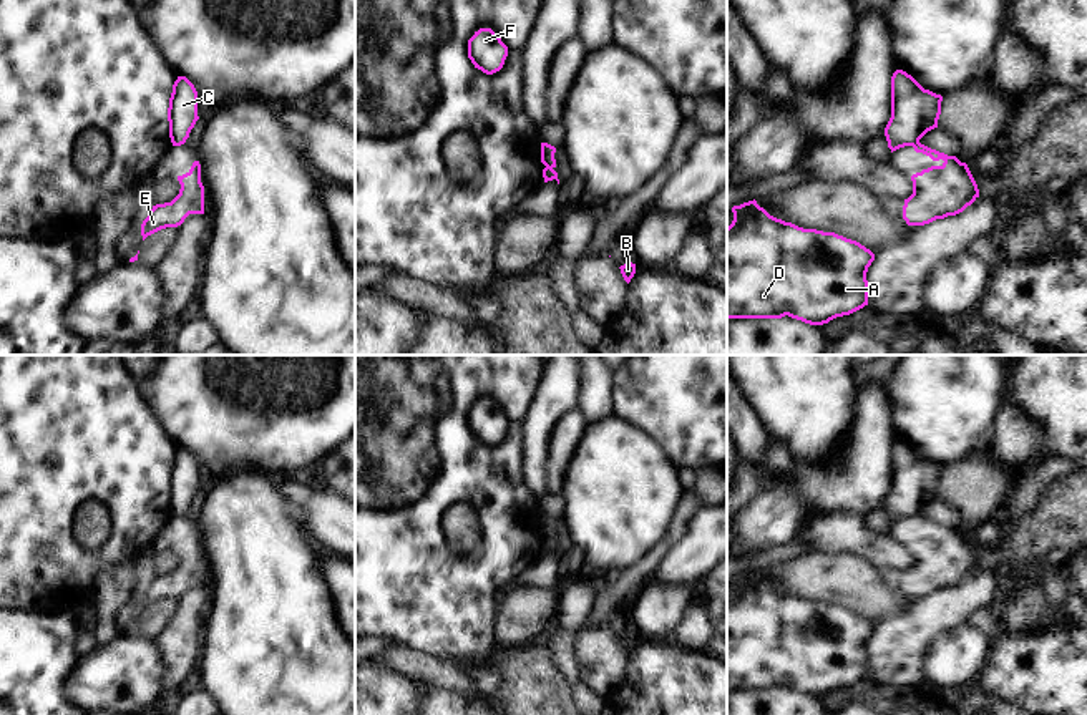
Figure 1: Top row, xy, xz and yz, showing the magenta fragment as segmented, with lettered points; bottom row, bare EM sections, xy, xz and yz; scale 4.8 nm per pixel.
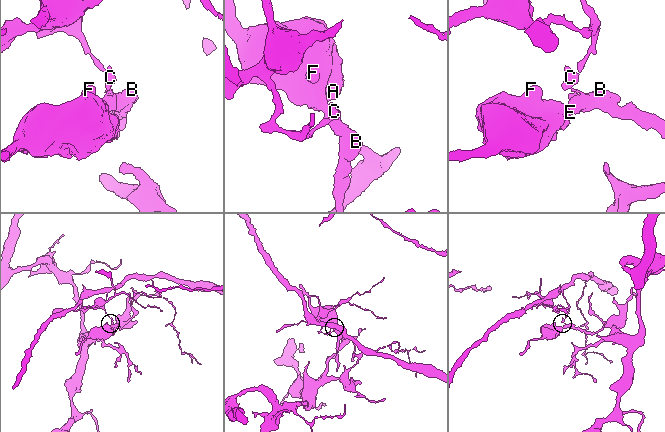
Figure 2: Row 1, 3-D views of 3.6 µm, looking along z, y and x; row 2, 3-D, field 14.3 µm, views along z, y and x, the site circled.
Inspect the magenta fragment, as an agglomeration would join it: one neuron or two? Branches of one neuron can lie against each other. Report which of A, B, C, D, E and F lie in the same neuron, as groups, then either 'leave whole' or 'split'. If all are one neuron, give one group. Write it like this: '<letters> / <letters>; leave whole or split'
A B D E F / C; split

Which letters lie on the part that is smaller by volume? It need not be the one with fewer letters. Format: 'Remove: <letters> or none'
Remove: A, B, D, E, F

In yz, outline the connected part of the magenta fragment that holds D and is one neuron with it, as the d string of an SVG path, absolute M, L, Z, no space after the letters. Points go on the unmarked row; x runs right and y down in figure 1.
M748 572L740 577L732 579L734 592L727 599L727 690L782 690L785 687L802 692L810 697L823 697L830 692L843 687L850 687L865 677L868 677L868 652L866 644L871 634L875 632L875 625L861 617L856 612L846 610L835 604L823 604L816 601L803 601L792 594L785 594L770 587L763 579L757 576L757 572Z

